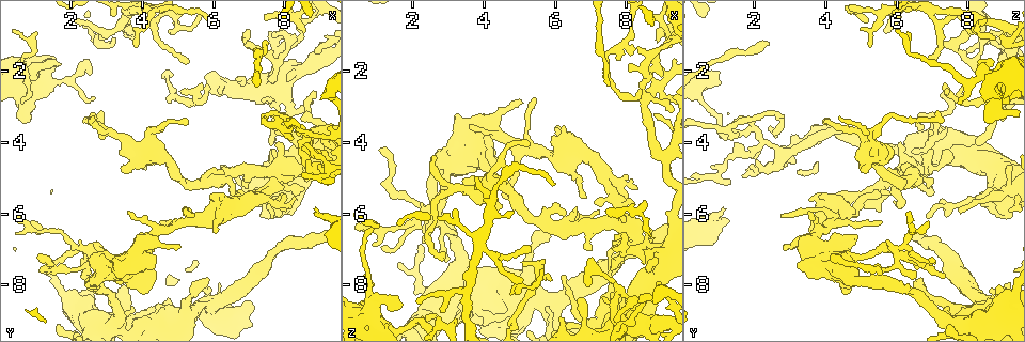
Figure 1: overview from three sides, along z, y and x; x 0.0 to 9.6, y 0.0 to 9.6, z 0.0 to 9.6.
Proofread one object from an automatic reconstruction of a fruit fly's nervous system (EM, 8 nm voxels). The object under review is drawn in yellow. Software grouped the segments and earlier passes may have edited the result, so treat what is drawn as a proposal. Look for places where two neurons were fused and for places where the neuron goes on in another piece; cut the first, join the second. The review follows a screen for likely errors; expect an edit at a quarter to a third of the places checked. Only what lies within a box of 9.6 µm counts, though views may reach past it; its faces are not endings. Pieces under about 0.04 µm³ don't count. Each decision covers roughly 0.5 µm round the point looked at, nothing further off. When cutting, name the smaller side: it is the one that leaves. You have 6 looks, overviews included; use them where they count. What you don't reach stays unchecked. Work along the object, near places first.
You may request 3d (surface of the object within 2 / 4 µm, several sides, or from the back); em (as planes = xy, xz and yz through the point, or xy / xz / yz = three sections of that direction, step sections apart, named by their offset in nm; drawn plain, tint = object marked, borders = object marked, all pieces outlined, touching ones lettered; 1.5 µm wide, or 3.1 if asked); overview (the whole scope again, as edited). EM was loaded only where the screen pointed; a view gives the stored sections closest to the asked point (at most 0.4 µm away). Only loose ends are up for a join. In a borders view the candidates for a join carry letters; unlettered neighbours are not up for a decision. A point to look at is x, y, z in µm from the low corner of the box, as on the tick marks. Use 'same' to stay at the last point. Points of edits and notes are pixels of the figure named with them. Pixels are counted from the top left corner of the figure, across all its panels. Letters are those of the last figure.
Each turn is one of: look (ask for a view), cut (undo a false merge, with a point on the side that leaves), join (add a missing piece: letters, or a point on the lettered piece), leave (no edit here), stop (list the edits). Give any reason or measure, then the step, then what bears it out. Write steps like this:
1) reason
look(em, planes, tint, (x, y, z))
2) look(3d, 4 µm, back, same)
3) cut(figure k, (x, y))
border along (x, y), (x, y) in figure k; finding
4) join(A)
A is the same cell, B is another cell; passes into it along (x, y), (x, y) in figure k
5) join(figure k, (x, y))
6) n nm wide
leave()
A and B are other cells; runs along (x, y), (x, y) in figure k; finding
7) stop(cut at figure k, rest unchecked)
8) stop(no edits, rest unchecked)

long arm stops here
look(em, xy, step 8, tint, (1.15, 7.10, 4.10))

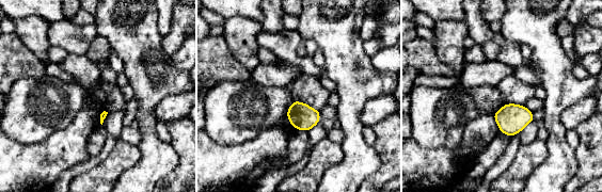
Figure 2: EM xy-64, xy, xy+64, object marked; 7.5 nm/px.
look(em, yz, step 4, borders, same)

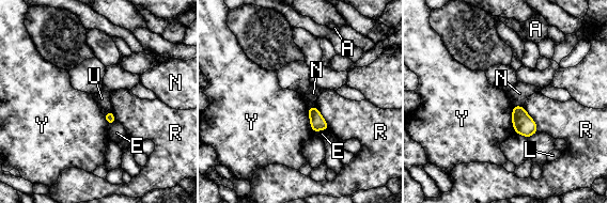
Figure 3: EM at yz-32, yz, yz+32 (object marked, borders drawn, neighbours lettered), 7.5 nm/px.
leave()
A, E, L, N, R, U and Y are other cells; border along (512, 105), (512, 127), (515, 131) in figure 3; no lettered piece goes on from it

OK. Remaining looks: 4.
tapers out
look(em, planes, tint, (2.95, 3.10, 7.15))

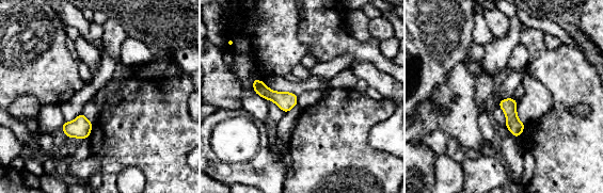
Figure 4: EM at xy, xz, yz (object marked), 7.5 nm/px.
what lies round it
look(em, planes, borders, same)

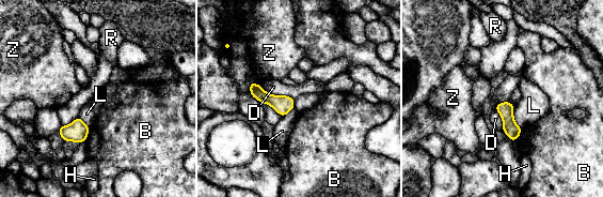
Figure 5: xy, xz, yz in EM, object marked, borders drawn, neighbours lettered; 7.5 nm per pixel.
120 nm wide
leave()
B, D, H, L, R and Z are other cells; border along (263, 103), (270, 106), (281, 117) in figure 5; none of them fits

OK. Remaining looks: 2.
three arms meet
look(em, planes, borders, (5.75, 8.50, 8.65))

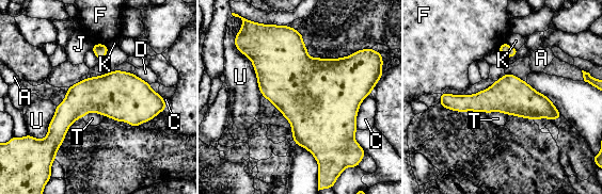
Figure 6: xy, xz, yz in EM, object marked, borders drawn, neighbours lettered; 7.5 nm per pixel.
leave()
A, C, D, F, J, K, T and U are other cells; runs along (442, 101), (525, 101), (557, 115) in figure 6; continuous, no second neuron

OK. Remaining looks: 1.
stop(no edits, rest unchecked)

